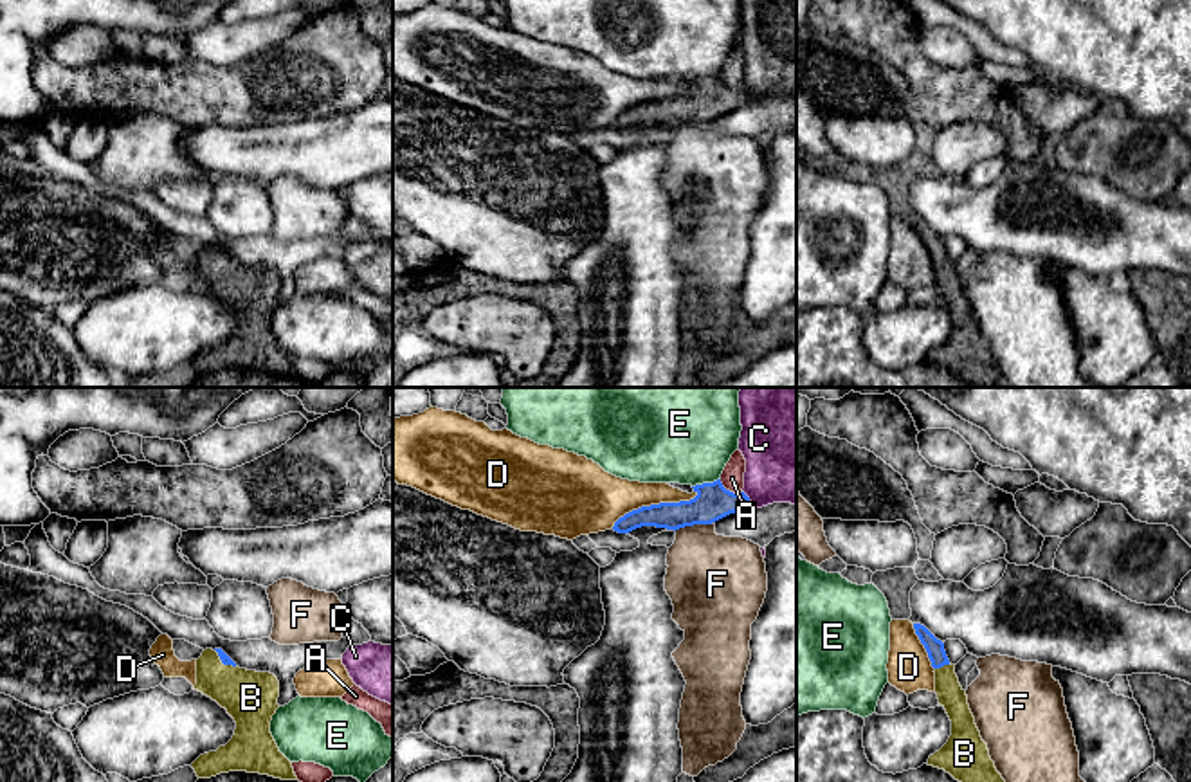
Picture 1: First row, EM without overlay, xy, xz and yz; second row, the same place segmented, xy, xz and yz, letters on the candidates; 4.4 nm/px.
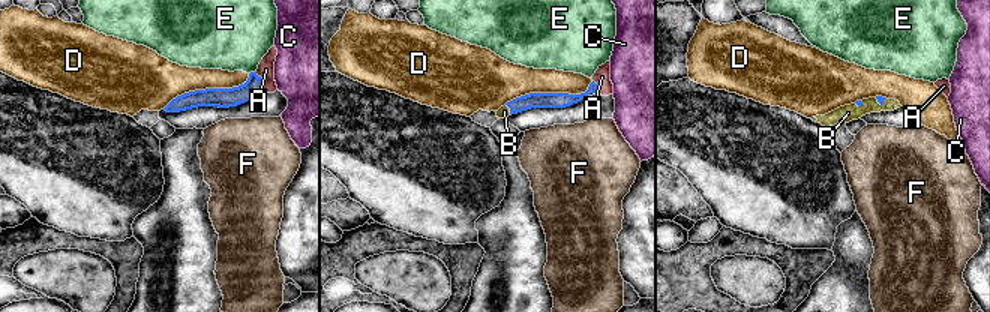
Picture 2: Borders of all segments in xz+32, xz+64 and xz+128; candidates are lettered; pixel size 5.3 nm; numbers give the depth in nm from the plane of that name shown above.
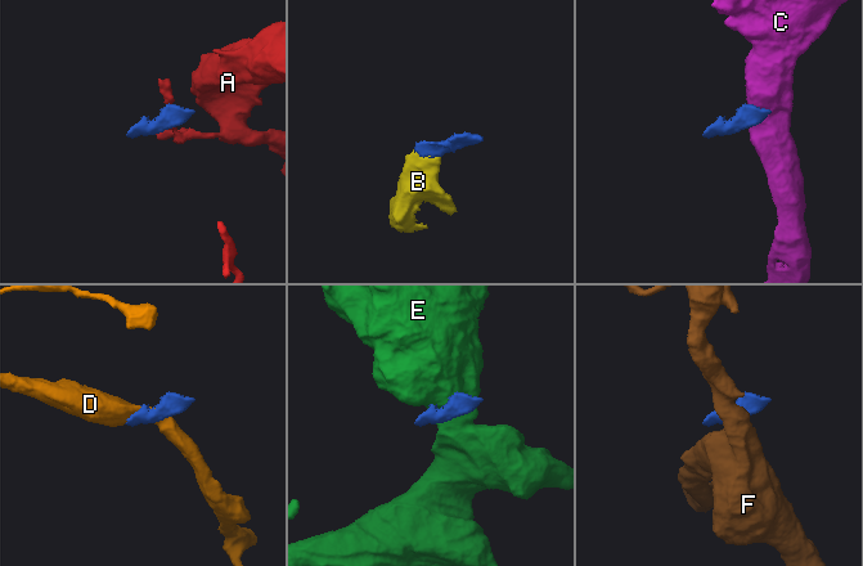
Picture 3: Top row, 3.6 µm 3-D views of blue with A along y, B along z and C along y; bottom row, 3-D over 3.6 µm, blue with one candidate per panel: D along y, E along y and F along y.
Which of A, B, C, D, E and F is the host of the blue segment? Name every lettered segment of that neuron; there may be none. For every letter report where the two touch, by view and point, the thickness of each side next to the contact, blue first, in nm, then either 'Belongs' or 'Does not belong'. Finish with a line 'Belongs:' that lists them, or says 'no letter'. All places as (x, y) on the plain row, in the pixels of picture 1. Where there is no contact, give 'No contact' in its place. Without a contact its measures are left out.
A: Touches blue at xz (728, 87). Thickness 160 nm (blue) against 110 nm. Does not belong
B: Touches blue at yz (943, 262). Thickness 80 nm (blue) against 120 nm. Belongs
C: Touches blue at xz (748, 94). Thickness 160 nm (blue) against 380 nm. Does not belong
D: Touches blue at xz (654, 101). Thickness 150 nm (blue) against 240 nm. Does not belong
E: Touches blue at xz (705, 80). Thickness 160 nm (blue) against 360 nm. Does not belong
F: Touches blue at xz (692, 121). Thickness 160 nm (blue) against 380 nm. Does not belong
Belongs: B

